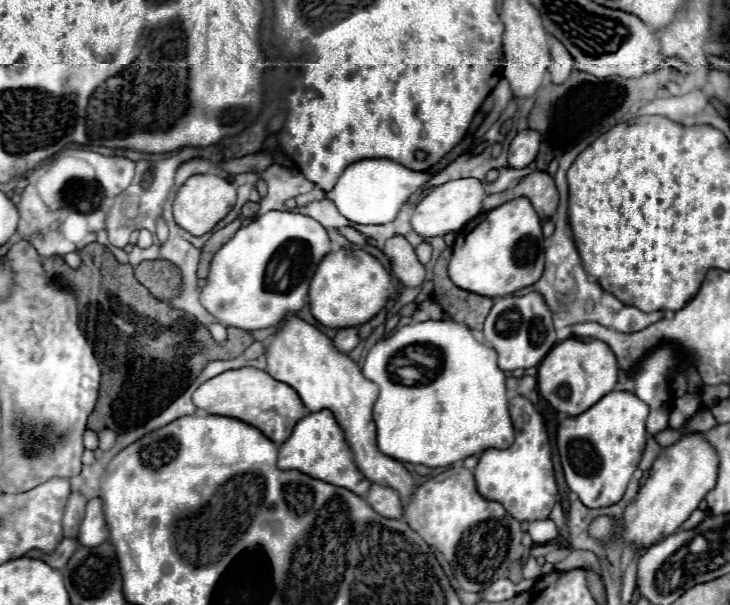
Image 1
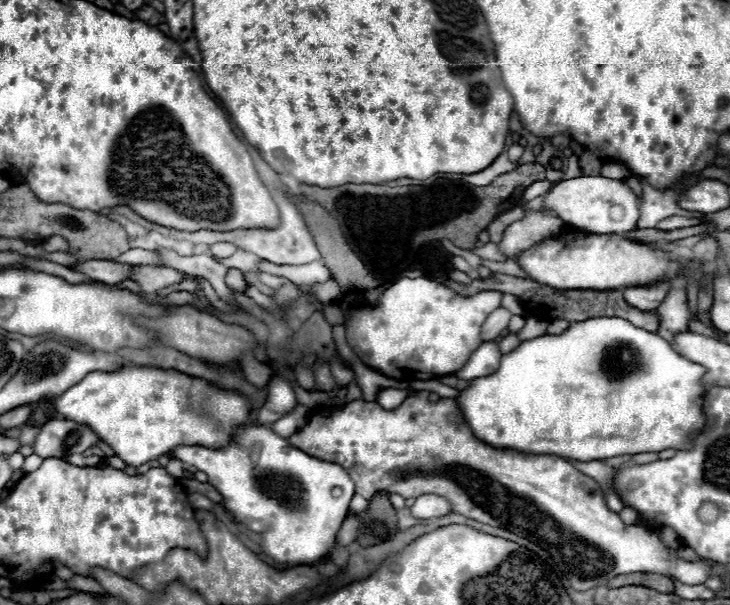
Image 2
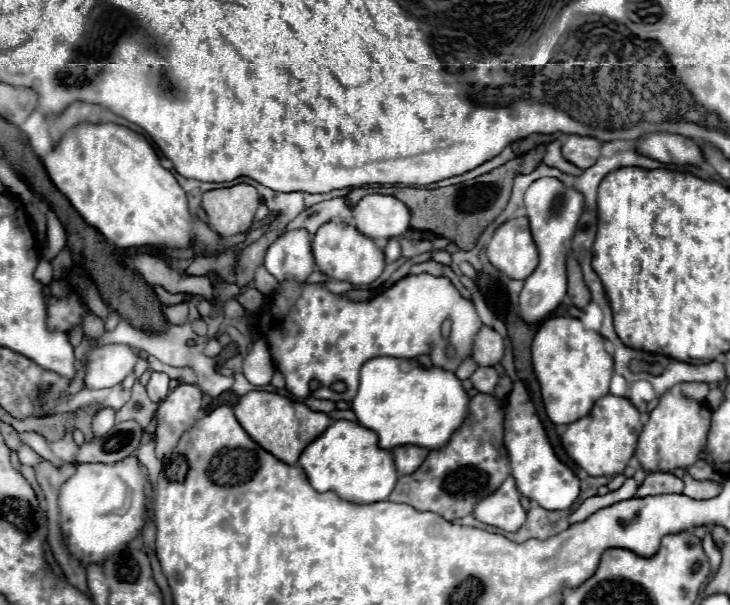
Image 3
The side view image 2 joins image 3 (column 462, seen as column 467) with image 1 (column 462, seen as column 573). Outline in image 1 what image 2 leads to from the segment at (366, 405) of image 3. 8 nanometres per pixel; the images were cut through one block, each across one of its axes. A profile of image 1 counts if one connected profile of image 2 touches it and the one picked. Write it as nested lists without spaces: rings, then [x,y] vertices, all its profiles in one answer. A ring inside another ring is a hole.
[[[428,320],[402,326],[370,348],[362,372],[380,388],[378,400],[374,402],[378,448],[398,462],[424,464],[430,468],[450,466],[488,448],[502,450],[514,442],[506,376],[496,364],[496,352],[480,344],[462,322]],[[410,344],[426,344],[438,350],[442,372],[428,386],[400,386],[394,384],[386,372],[390,358]]]

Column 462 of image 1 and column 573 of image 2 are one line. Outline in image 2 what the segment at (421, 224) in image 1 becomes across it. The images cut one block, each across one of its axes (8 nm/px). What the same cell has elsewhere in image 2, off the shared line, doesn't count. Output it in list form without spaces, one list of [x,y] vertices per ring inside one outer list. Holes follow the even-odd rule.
[[[578,176],[558,182],[544,202],[546,210],[552,210],[566,224],[592,234],[618,234],[636,228],[640,218],[640,200],[628,188],[624,180],[612,180],[604,176]]]

